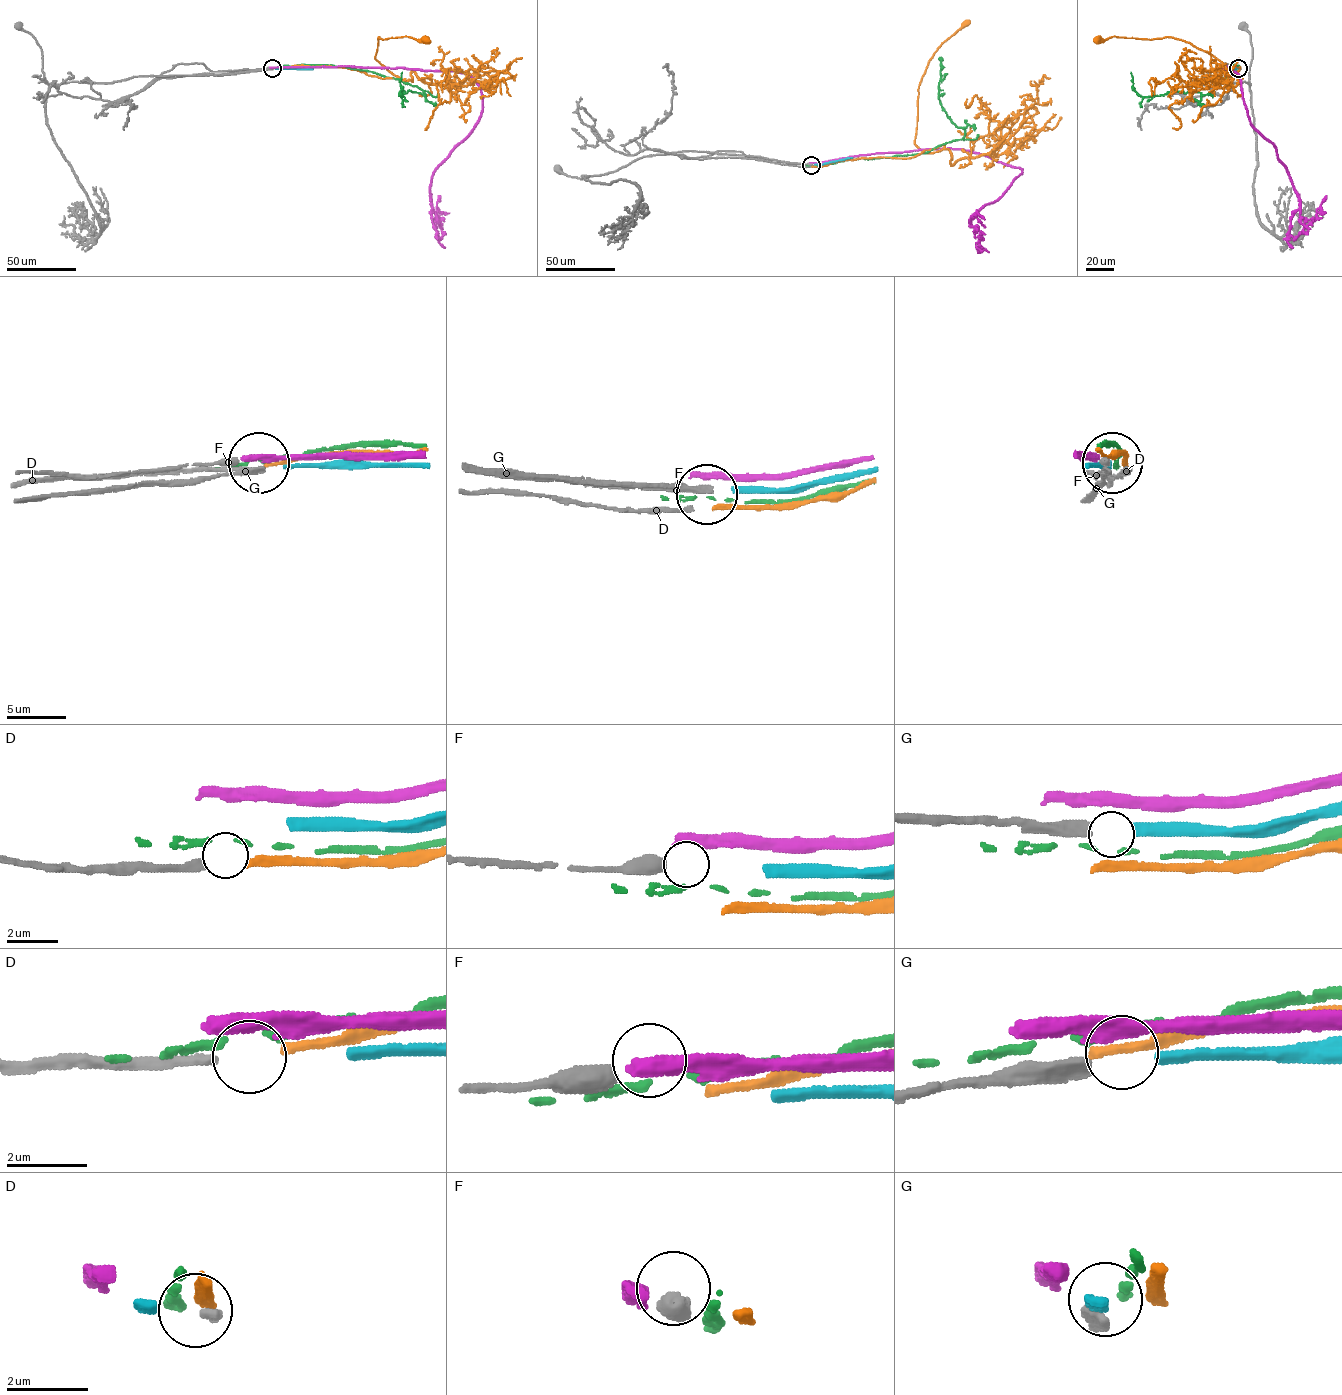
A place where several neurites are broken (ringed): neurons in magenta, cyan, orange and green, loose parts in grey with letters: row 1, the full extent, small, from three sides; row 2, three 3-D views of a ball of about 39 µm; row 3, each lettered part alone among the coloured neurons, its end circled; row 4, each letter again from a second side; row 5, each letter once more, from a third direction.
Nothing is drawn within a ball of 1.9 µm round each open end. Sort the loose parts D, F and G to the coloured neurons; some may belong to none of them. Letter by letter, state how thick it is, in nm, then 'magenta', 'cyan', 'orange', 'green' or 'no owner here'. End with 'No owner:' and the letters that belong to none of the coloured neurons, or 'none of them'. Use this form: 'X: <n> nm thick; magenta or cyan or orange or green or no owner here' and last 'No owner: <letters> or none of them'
D: 300 nm thick; orange
F: 500 nm thick; no owner here
G: 360 nm thick; cyan
No owner: F

